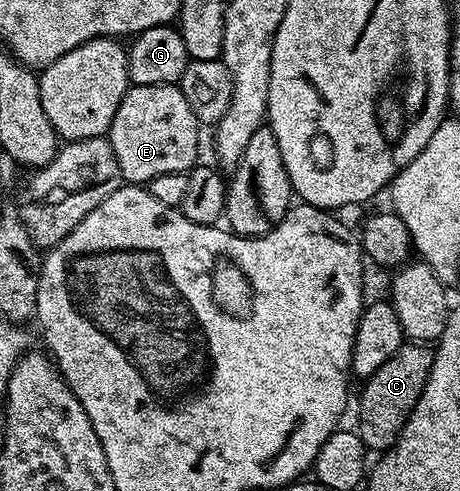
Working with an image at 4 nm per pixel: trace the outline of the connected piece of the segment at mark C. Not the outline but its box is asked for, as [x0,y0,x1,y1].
[356,341,434,453]

